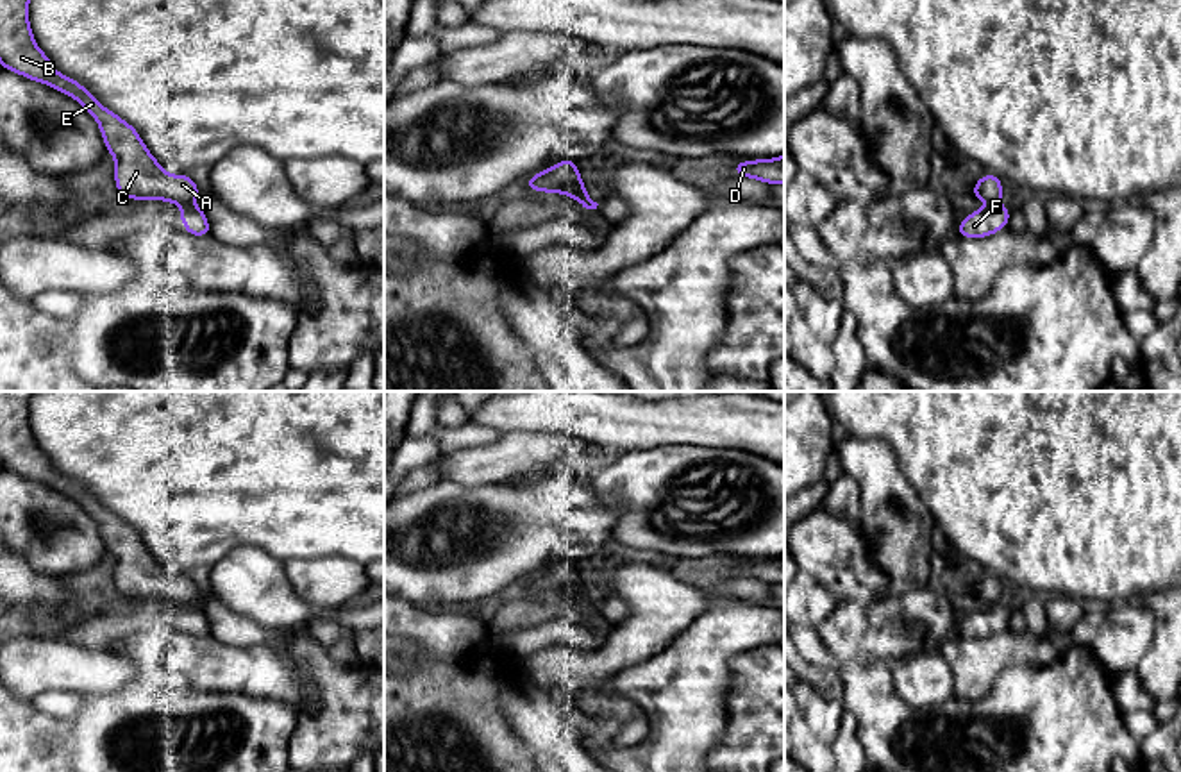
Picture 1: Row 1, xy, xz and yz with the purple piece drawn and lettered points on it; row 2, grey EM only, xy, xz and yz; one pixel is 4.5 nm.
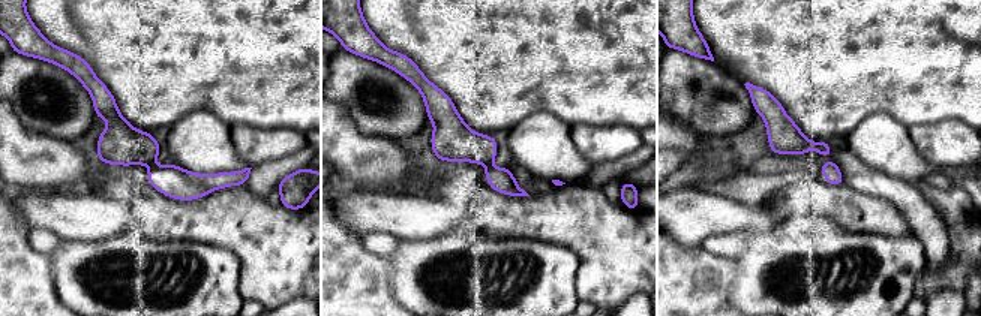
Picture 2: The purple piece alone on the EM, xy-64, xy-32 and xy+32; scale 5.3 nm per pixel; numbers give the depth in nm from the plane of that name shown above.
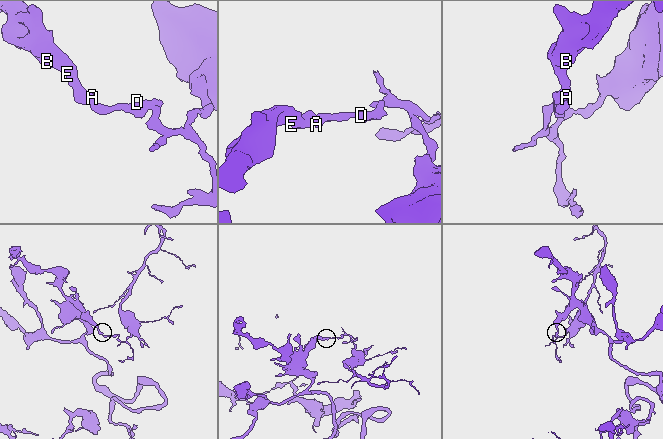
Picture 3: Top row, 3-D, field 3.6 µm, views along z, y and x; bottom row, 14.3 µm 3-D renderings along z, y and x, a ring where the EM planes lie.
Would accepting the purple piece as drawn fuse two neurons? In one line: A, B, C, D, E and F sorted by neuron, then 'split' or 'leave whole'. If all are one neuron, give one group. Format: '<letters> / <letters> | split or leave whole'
A B C E / D F | split

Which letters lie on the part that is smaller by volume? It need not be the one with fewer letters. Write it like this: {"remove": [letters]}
{"remove": ["D", "F"]}

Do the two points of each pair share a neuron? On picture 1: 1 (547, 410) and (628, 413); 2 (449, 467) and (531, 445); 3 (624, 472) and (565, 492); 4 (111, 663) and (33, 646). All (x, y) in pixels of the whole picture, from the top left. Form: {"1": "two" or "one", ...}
{"1": "one", "2": "one", "3": "two", "4": "one"}

